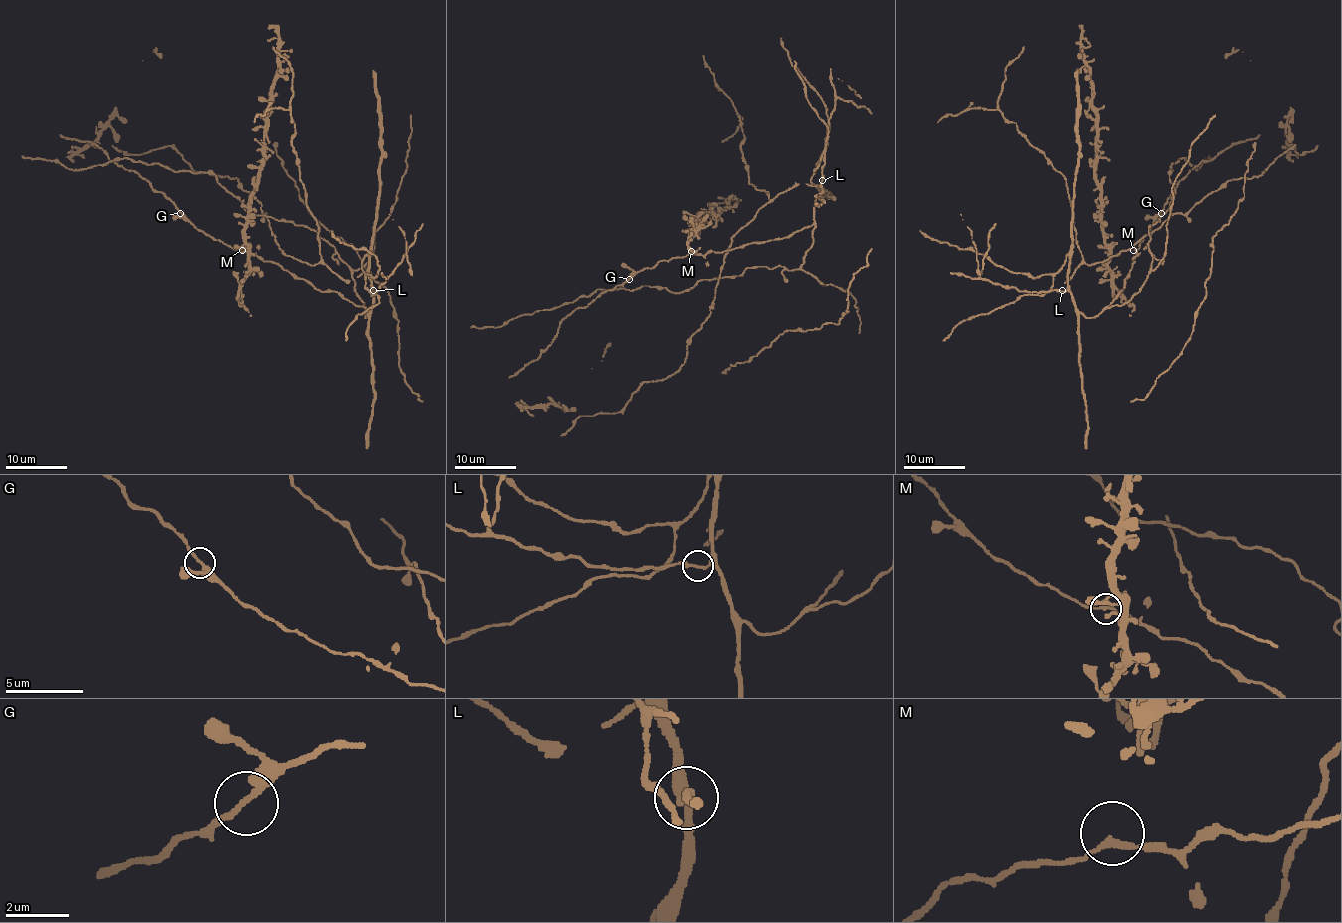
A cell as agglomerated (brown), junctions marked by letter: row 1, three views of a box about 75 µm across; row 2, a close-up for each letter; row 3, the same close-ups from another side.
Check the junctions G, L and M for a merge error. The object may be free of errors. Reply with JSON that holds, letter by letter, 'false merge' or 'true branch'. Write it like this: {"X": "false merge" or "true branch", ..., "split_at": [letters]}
{"G": "true branch", "L": "true branch", "M": "true branch", "split_at": []}

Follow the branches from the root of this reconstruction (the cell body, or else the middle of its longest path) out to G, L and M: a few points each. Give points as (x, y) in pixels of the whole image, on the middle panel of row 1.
G: (761, 267), (799, 268), (813, 245), (814, 225), (782, 239), (660, 261), (629, 279)
L: (761, 267), (796, 270), (804, 262), (813, 245), (814, 201), (822, 179)
M: (761, 267), (799, 268), (813, 245), (814, 225), (782, 239), (744, 244), (726, 251), (691, 251)

